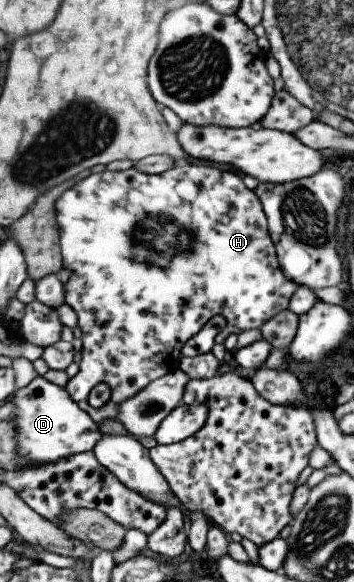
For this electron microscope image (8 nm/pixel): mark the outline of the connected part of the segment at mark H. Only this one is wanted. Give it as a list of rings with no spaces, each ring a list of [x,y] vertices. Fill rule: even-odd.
[[[184,162],[174,165],[170,170],[155,175],[145,175],[132,167],[123,171],[109,171],[105,169],[105,171],[90,174],[84,180],[74,183],[57,199],[55,203],[55,219],[60,228],[60,251],[62,256],[62,267],[56,273],[56,276],[62,283],[63,302],[74,310],[77,316],[77,326],[81,330],[81,351],[78,371],[68,379],[65,389],[69,393],[69,397],[74,401],[74,404],[80,410],[83,410],[97,425],[103,420],[108,420],[108,418],[116,420],[116,416],[119,413],[118,405],[142,391],[149,382],[178,369],[179,360],[182,358],[182,345],[204,327],[213,316],[220,315],[225,320],[224,328],[215,336],[216,344],[223,343],[229,334],[237,334],[238,336],[239,332],[259,329],[265,320],[274,316],[274,313],[287,308],[289,298],[299,287],[296,283],[286,280],[286,277],[278,268],[275,248],[267,231],[265,214],[254,191],[248,190],[238,175],[219,171],[214,166],[208,164],[189,164]],[[138,248],[144,248],[144,252],[146,252],[146,248],[148,250],[152,248],[154,252],[158,252],[158,260],[154,260],[154,264],[146,264],[146,260],[144,260],[144,264],[138,264]],[[98,382],[107,384],[110,390],[110,397],[102,406],[93,408],[88,405],[86,400],[88,392]]]

